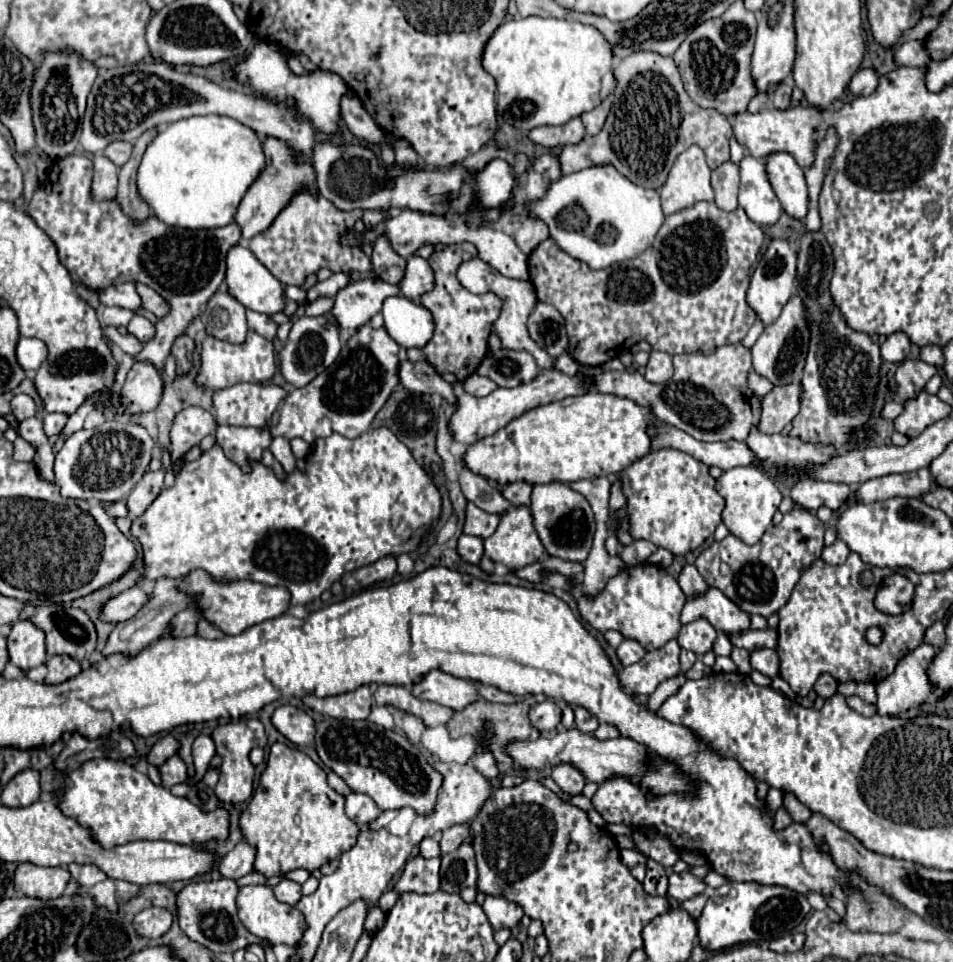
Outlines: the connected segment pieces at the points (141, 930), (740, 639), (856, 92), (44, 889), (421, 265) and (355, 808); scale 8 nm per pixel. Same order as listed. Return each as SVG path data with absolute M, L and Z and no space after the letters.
M148 907L134 917L134 927L138 935L148 937L148 939L162 937L170 929L170 925L172 925L170 911L160 909L160 907Z
M748 629L748 631L736 633L736 635L728 635L728 639L734 647L744 647L746 651L756 651L756 649L762 649L762 647L774 649L776 643L778 643L776 631L772 631L772 629L764 629L764 631Z
M860 69L860 71L852 77L848 89L852 91L854 97L870 95L870 93L876 91L876 87L878 87L878 79L880 79L880 75L878 75L876 69Z
M20 863L14 873L14 887L18 893L38 899L56 899L64 895L70 881L66 867L38 867L32 863Z
M418 255L408 257L406 271L404 271L404 277L400 281L400 289L402 289L404 297L418 301L420 295L428 293L432 287L434 287L434 275L432 275L428 261L418 257Z
M350 793L346 797L346 815L352 821L356 821L358 825L366 825L366 823L378 819L380 809L376 807L376 803L372 803L372 799L368 795Z

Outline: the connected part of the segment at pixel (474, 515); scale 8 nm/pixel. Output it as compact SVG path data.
M468 503L466 509L466 525L464 525L464 533L466 535L476 535L476 537L490 537L498 525L502 515L494 515L494 513L486 513L482 509L478 509L474 503Z

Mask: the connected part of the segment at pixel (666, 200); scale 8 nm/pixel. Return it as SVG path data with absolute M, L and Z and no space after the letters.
M690 145L674 159L668 179L660 187L660 197L664 215L672 215L672 211L680 211L698 201L714 201L710 167L700 147Z

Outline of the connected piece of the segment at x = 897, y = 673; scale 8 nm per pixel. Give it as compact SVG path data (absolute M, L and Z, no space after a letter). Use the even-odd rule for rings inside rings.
M922 643L920 647L916 647L916 651L910 651L908 655L904 655L900 659L900 663L896 665L894 673L888 675L886 679L876 683L876 693L878 693L878 715L898 715L902 711L908 711L912 707L922 705L930 693L934 691L932 681L928 679L928 667L936 657L936 649L928 643Z

